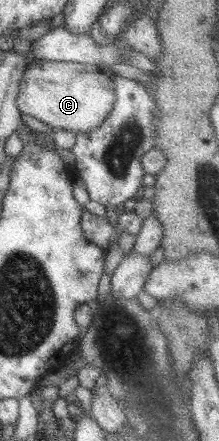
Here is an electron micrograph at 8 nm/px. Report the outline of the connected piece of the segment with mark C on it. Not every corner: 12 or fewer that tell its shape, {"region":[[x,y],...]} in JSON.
{"region":[[29,60],[16,107],[90,132],[114,106],[98,65]]}

